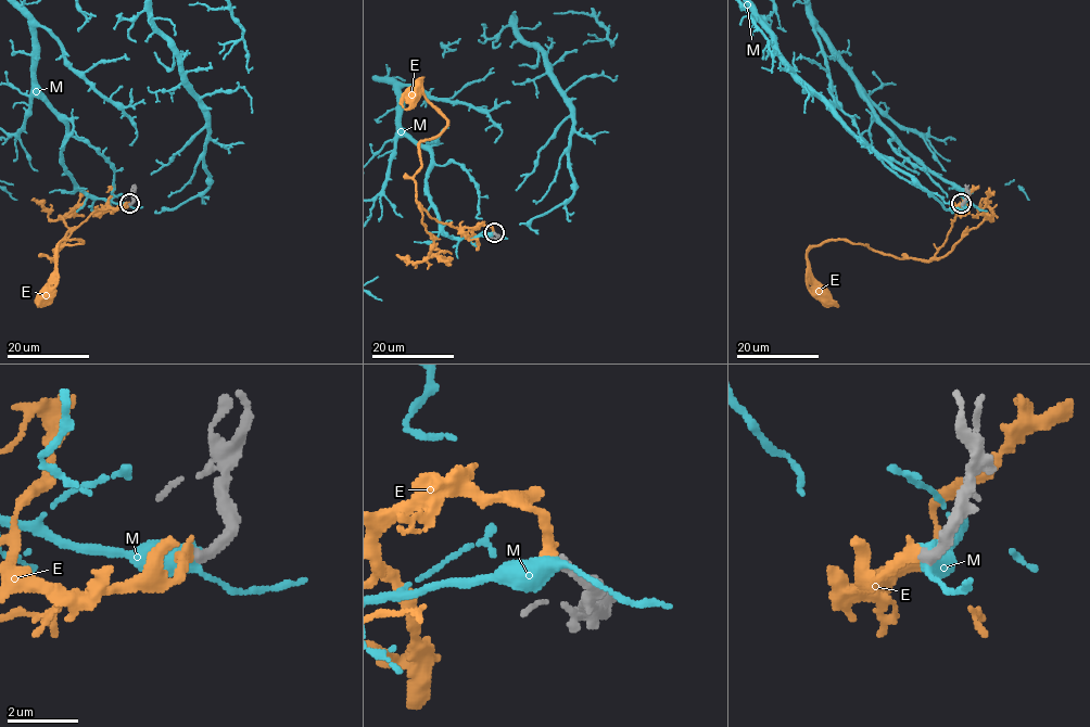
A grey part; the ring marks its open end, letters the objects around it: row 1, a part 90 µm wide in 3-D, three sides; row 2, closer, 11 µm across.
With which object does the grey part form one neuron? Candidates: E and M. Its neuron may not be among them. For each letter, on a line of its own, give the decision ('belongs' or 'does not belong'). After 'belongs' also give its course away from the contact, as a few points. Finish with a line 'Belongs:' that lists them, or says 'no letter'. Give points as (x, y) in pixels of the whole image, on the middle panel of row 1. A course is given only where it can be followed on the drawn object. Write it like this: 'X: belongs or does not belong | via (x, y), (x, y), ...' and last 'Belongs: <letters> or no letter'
E: belongs | via (493, 232), (442, 224), (416, 200), (419, 143), (446, 119), (421, 77), (404, 109)
M: does not belong
Belongs: E

